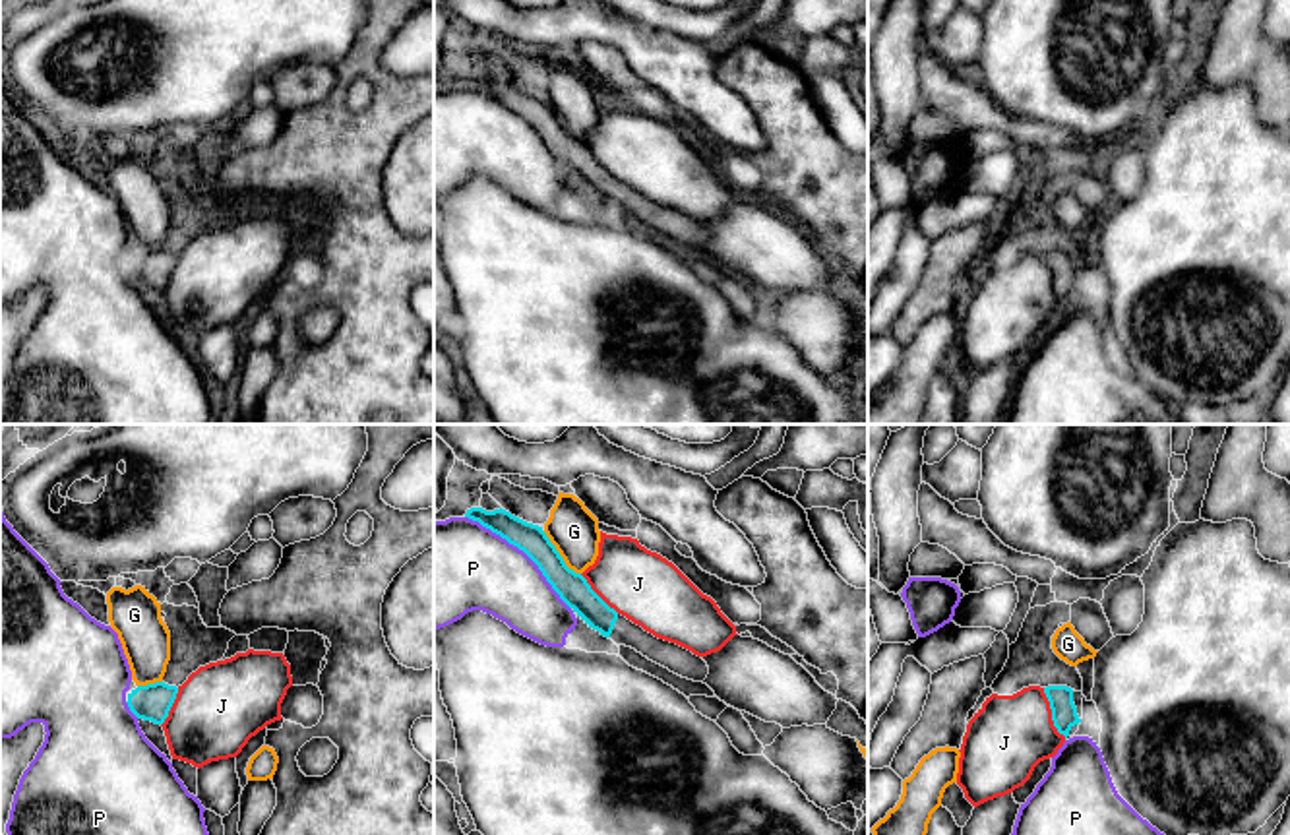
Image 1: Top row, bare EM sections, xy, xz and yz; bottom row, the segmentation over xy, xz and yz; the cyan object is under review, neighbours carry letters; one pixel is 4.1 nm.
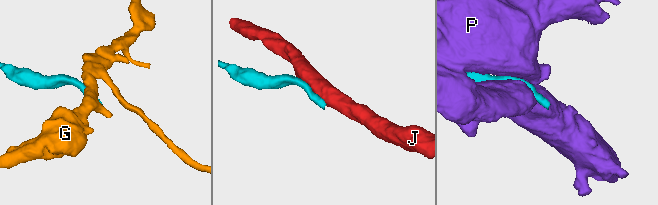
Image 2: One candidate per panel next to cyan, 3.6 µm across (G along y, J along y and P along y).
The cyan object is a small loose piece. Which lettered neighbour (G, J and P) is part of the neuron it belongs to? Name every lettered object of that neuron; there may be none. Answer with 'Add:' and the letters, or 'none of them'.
Add: none of them

